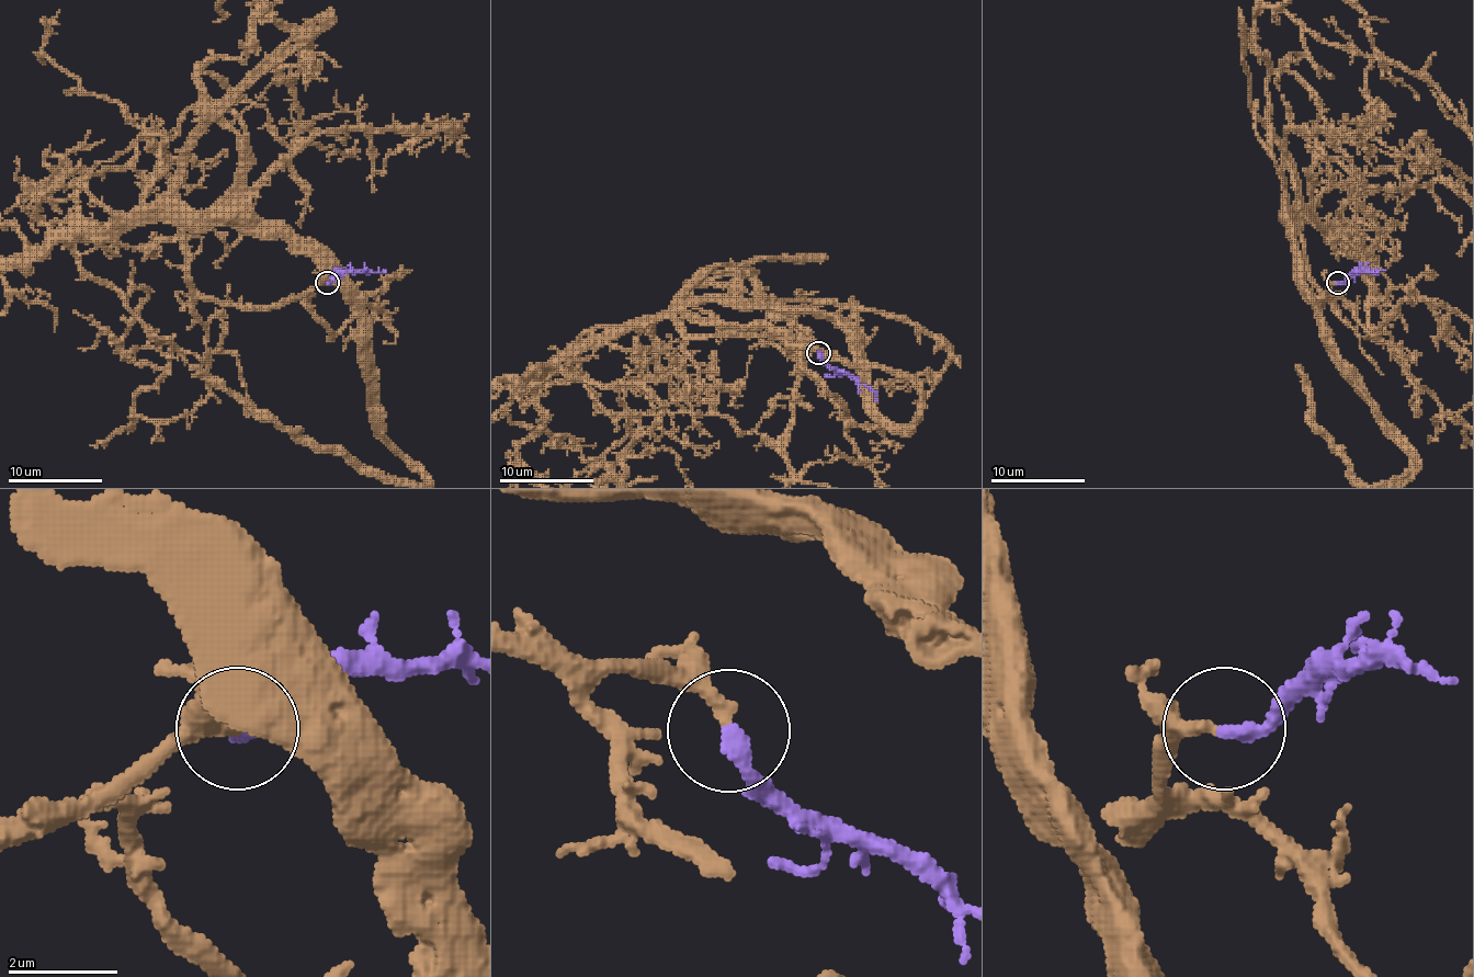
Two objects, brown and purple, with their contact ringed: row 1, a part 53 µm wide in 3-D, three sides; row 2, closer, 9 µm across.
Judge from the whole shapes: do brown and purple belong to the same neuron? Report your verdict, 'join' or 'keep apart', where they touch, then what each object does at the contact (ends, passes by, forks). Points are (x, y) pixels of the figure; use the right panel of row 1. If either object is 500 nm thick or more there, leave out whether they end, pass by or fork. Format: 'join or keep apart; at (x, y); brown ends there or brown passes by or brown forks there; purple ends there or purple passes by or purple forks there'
join; at (1337, 282); brown ends there; purple ends there

